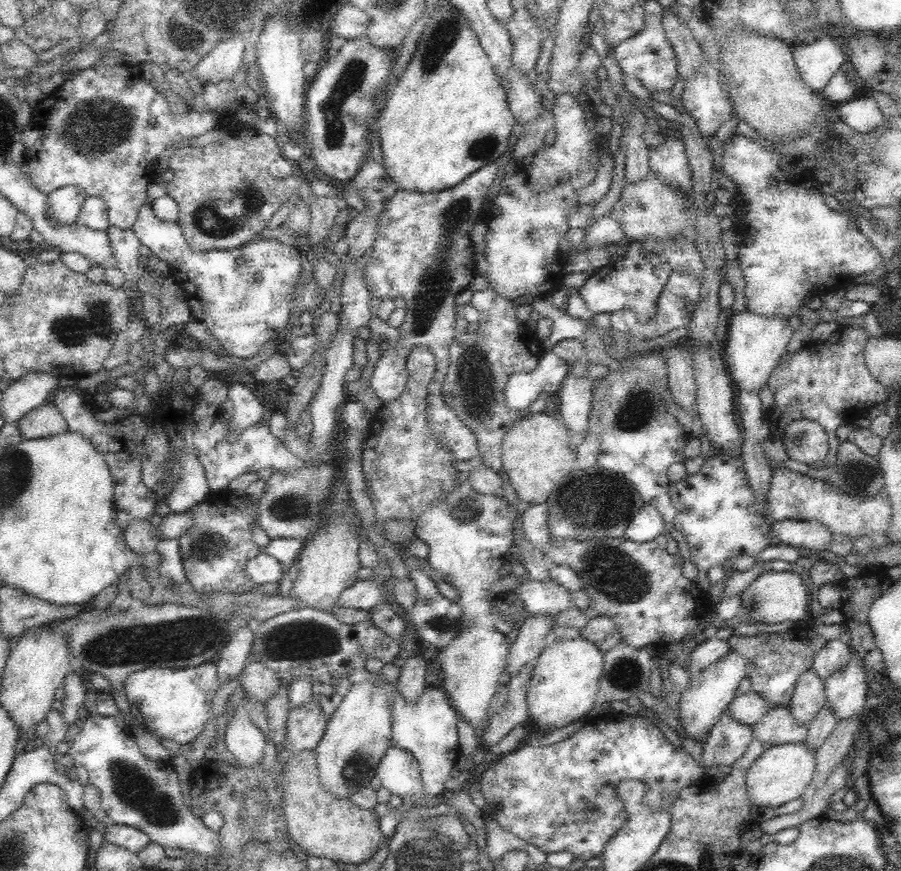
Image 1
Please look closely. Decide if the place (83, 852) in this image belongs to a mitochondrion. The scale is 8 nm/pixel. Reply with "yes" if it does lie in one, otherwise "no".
no

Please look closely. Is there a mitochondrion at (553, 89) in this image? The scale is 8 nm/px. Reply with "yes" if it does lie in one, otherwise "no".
no

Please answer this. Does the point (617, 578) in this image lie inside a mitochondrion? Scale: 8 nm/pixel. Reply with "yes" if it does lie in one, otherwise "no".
yes

